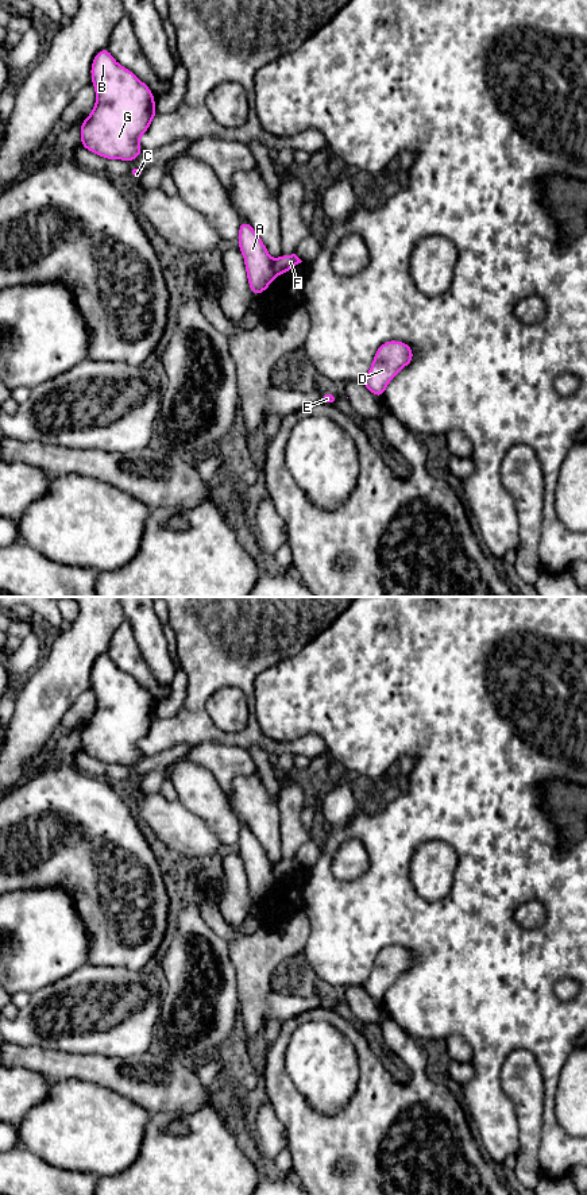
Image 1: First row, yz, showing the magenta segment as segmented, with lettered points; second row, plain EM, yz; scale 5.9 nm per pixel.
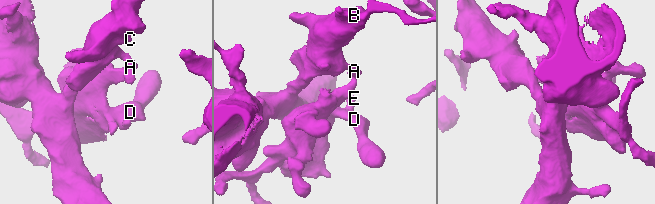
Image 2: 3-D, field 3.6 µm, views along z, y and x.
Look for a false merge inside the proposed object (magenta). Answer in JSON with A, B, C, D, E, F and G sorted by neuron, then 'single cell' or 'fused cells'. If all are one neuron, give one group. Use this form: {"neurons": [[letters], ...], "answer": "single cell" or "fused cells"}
{"neurons": [["A", "B", "C", "G"], ["D", "E", "F"]], "answer": "fused cells"}

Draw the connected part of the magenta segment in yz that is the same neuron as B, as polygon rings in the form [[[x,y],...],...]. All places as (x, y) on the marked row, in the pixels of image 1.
[[[107,47],[93,58],[96,105],[81,122],[80,146],[105,159],[131,162],[143,154],[139,138],[157,113],[154,95],[131,70],[119,65]]]

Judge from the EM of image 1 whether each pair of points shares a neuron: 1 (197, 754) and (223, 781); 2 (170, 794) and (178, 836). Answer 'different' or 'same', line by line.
1: same
2: different

